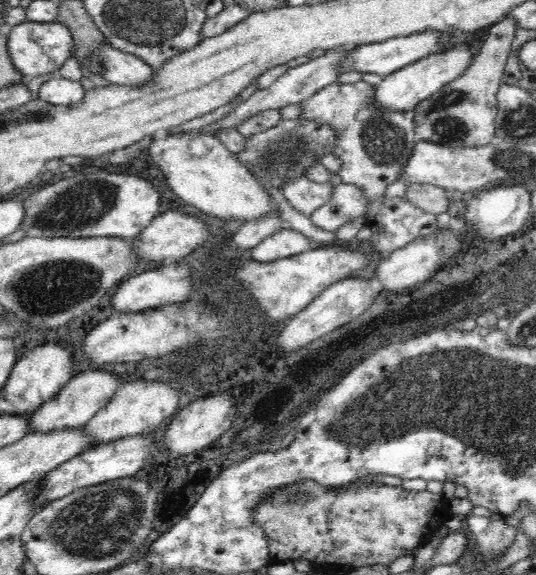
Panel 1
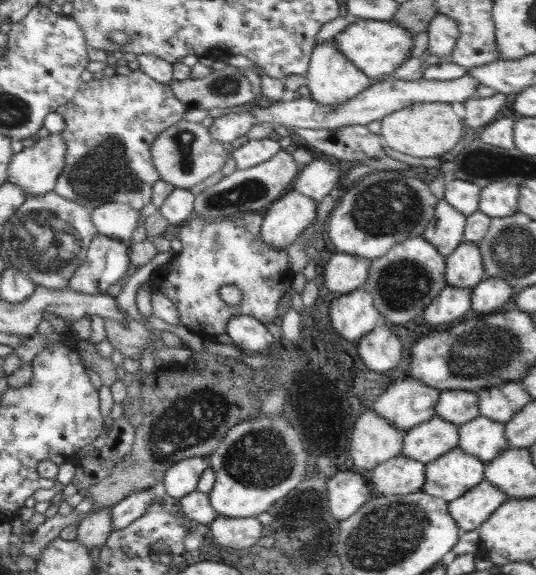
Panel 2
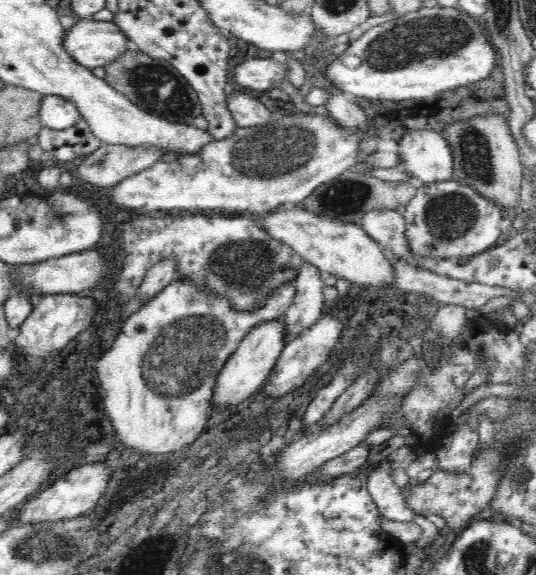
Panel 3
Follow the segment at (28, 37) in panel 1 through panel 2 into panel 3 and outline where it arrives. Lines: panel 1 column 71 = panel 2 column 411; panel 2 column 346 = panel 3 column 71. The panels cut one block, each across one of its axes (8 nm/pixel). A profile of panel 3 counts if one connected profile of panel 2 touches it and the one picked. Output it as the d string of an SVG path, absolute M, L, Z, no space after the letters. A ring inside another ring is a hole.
M86 18L75 20L75 24L65 30L63 47L76 63L92 70L114 62L134 45L113 21Z

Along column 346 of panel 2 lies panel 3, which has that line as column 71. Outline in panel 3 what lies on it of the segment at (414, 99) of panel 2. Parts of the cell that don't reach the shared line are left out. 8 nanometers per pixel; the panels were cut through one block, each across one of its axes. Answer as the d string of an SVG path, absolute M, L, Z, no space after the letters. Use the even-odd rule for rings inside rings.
M43 95L39 117L42 126L62 130L74 126L81 116L70 99L56 95Z

